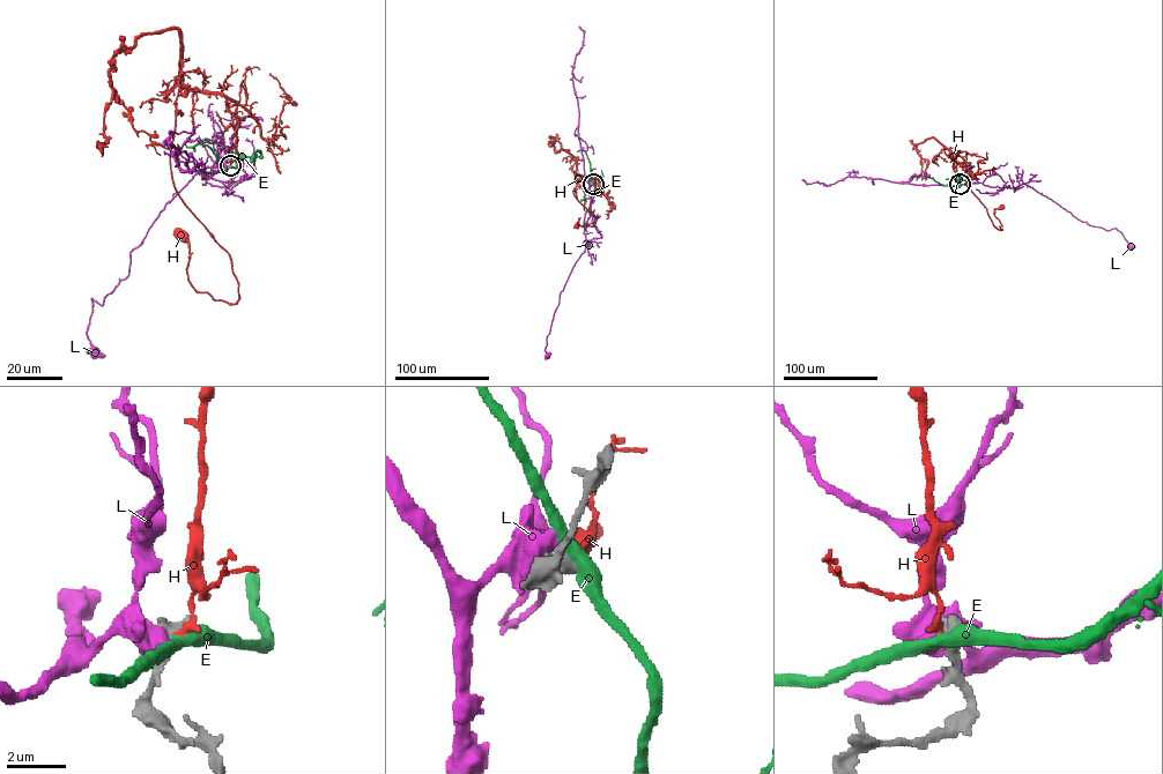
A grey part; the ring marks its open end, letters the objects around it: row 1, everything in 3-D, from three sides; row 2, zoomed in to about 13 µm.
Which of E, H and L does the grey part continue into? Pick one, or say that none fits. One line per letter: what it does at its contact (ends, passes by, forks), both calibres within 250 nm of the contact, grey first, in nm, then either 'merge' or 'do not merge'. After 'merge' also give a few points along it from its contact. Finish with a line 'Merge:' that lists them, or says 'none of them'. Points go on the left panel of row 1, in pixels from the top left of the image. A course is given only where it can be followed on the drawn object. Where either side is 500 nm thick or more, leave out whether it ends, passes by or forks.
E: 650 nm thick on the grey side, 420 nm on the other; do not merge
H: 650 nm thick on the grey side, 200 nm on the other; do not merge
L: 600 nm thick on the grey side, 600 nm on the other; do not merge
Merge: none of them

